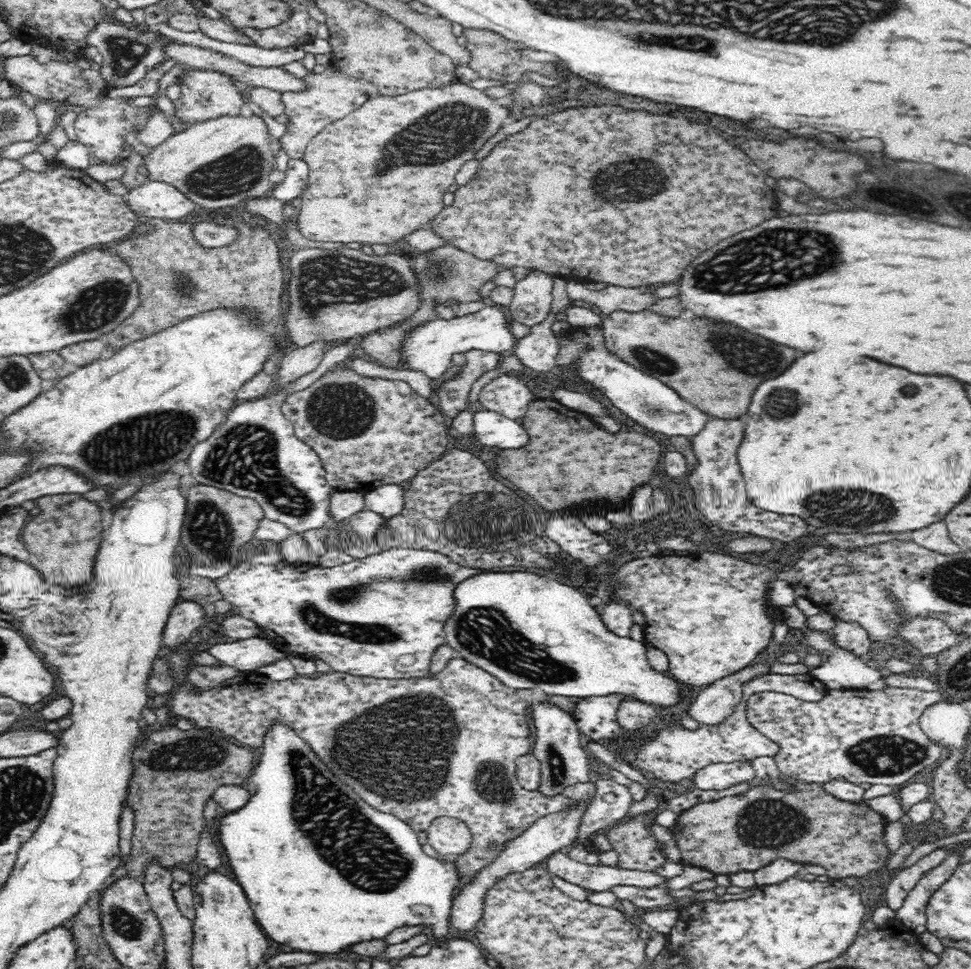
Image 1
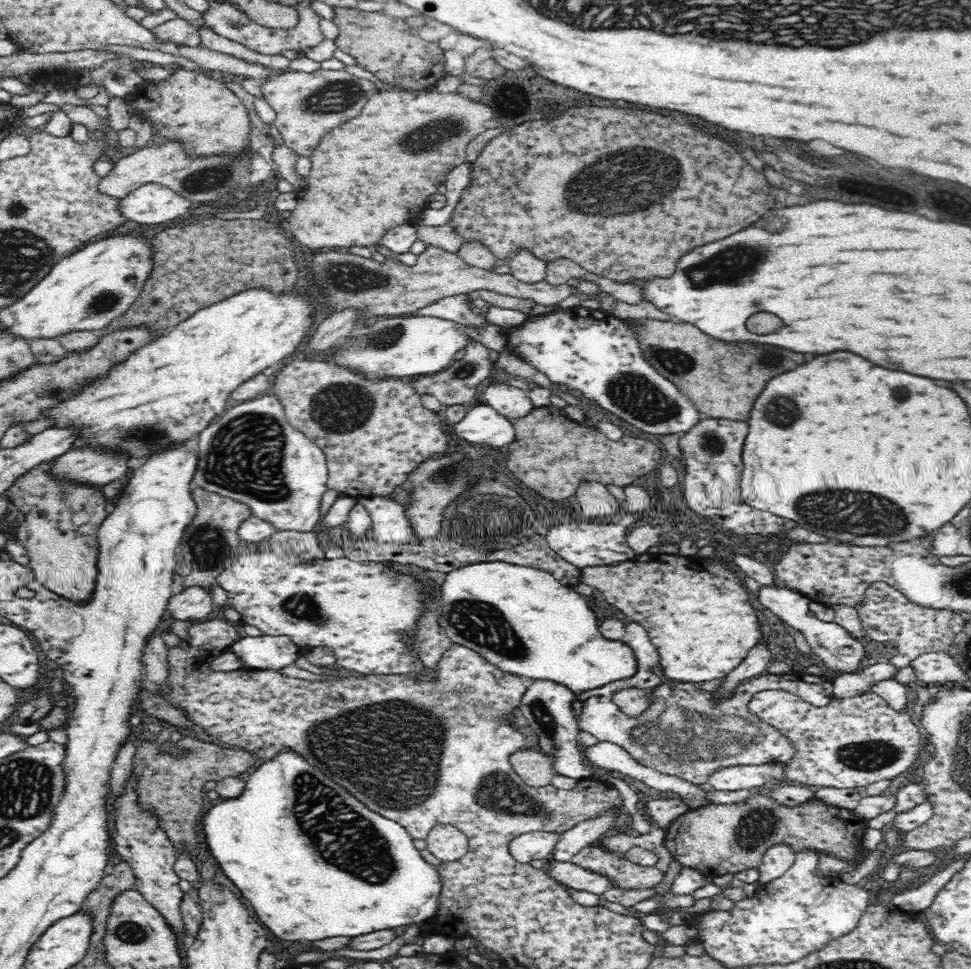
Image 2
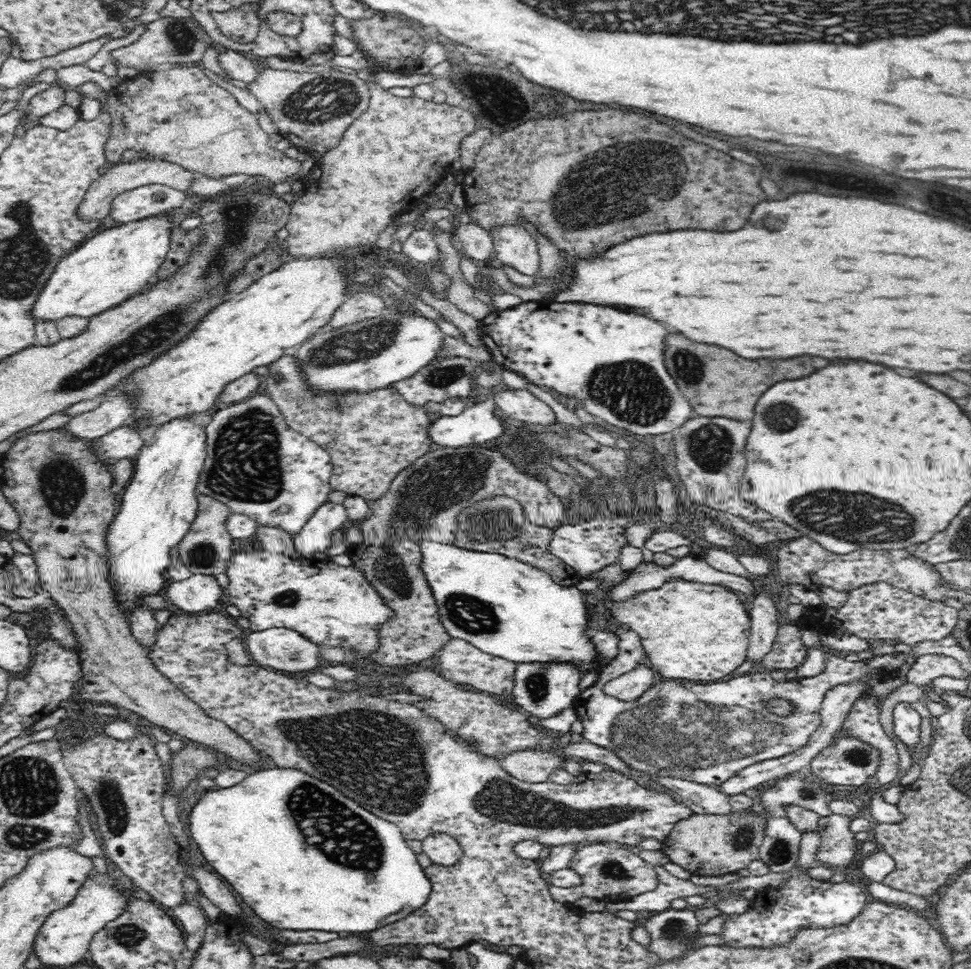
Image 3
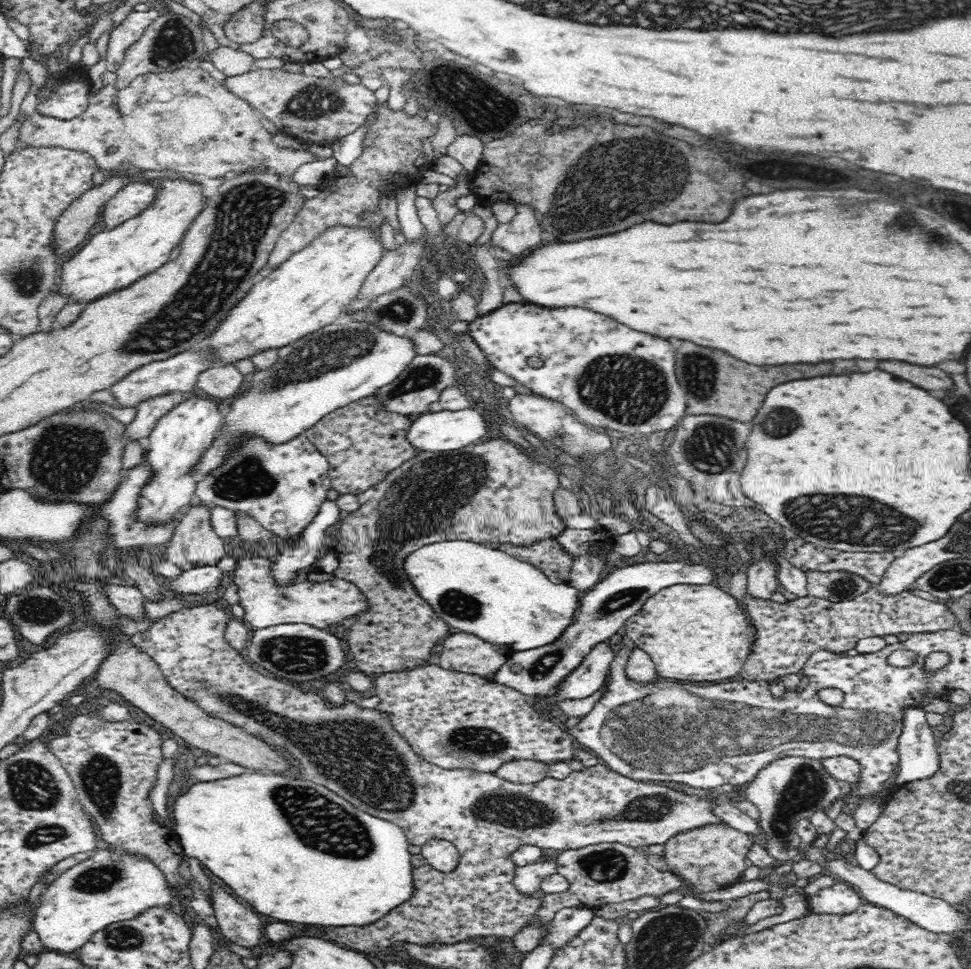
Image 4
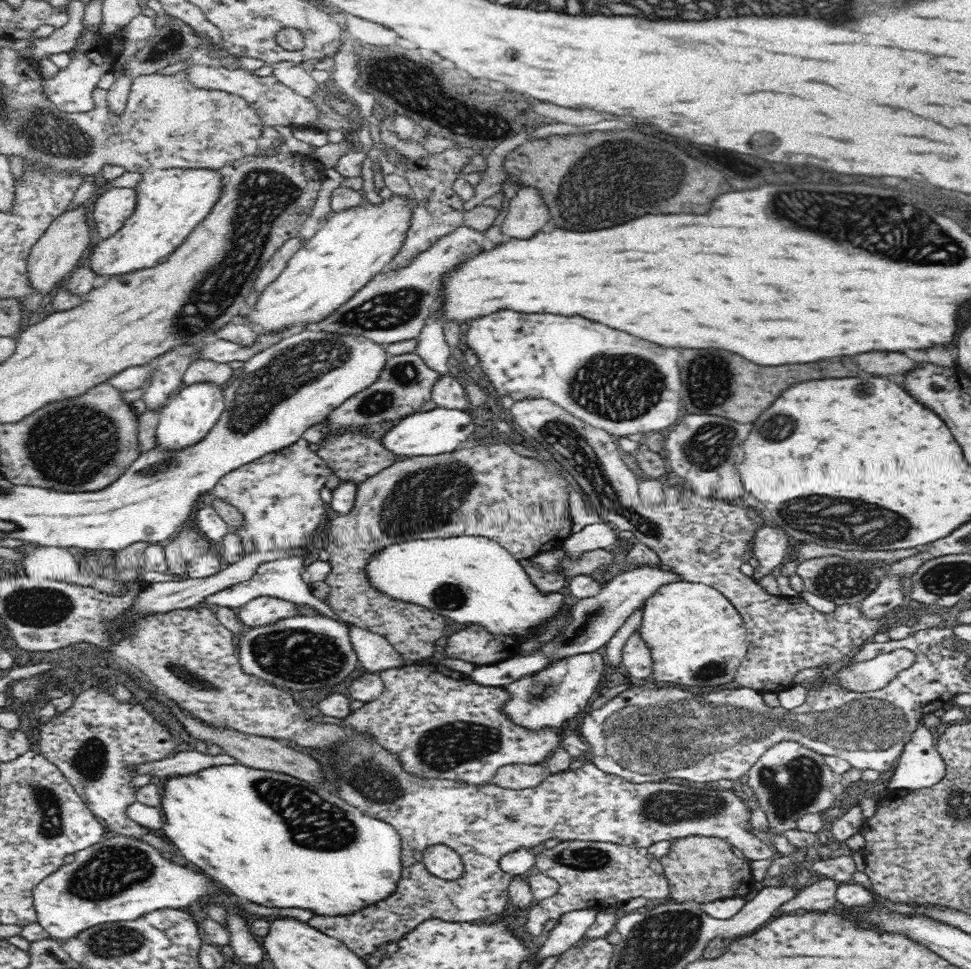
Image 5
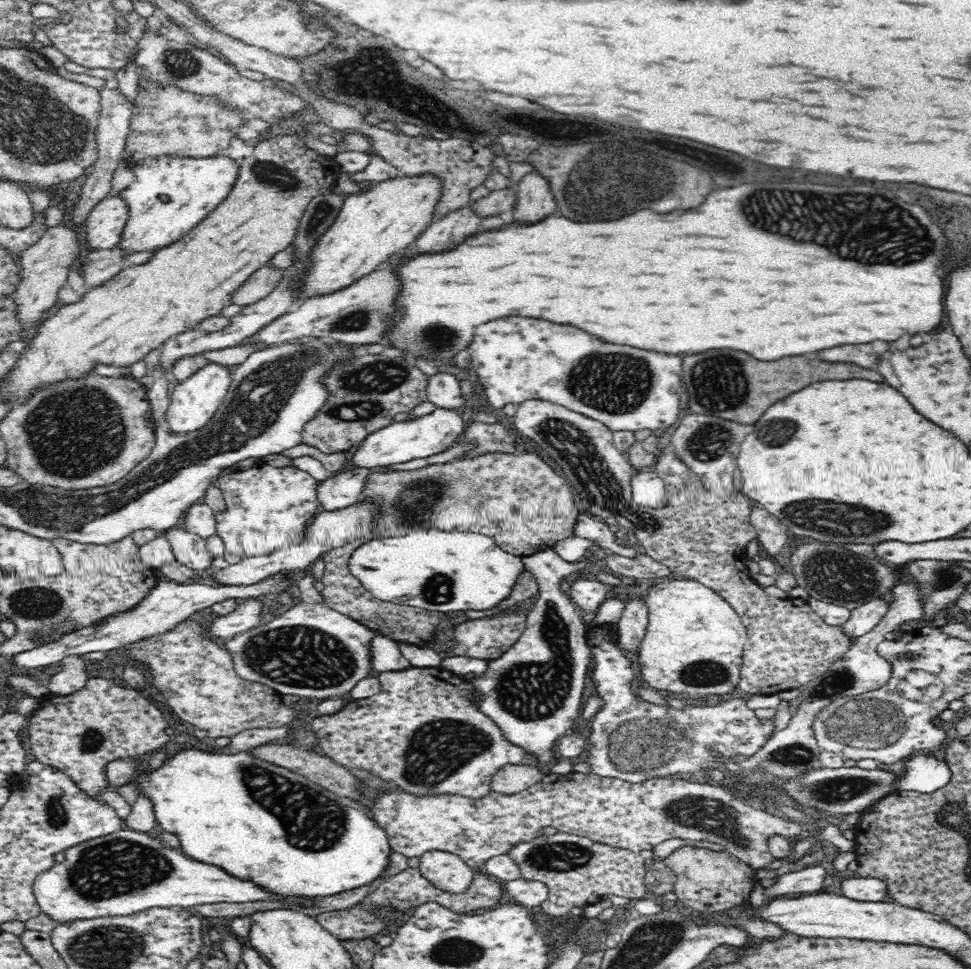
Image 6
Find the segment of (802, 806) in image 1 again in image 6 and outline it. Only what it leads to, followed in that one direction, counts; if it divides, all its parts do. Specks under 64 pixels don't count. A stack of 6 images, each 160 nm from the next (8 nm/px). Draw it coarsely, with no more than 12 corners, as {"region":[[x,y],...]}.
{"region":[[682,846],[664,858],[694,912],[748,902],[758,869],[728,851]]}

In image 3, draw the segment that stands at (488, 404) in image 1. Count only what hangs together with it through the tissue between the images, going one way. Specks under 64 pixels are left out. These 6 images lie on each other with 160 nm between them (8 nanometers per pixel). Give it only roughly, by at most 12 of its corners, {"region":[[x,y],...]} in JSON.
{"region":[[526,389],[492,396],[504,417],[542,426],[556,422],[550,406]]}

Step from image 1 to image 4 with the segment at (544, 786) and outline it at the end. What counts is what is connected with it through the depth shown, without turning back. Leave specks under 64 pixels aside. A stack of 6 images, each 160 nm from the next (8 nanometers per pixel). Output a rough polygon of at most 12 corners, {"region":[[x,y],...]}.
{"region":[[704,564],[613,570],[579,601],[552,645],[511,653],[492,681],[553,698],[597,642],[653,594],[715,585]]}

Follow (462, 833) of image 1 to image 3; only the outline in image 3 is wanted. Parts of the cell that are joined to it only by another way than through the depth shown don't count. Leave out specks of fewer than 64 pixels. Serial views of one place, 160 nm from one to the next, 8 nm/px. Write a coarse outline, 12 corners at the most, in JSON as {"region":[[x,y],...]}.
{"region":[[435,832],[421,842],[433,863],[452,866],[462,847],[451,834]]}

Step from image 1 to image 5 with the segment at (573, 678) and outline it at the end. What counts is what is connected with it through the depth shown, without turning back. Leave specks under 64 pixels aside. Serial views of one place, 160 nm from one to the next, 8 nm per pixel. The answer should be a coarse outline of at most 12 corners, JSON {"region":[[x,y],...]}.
{"region":[[456,535],[393,545],[372,585],[520,643],[566,606],[509,550]]}

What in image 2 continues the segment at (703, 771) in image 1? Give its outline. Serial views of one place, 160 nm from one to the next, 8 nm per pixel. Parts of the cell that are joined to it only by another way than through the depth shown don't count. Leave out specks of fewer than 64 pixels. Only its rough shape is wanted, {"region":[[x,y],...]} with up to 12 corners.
{"region":[[784,763],[724,766],[707,783],[714,790],[767,787],[784,781]]}

